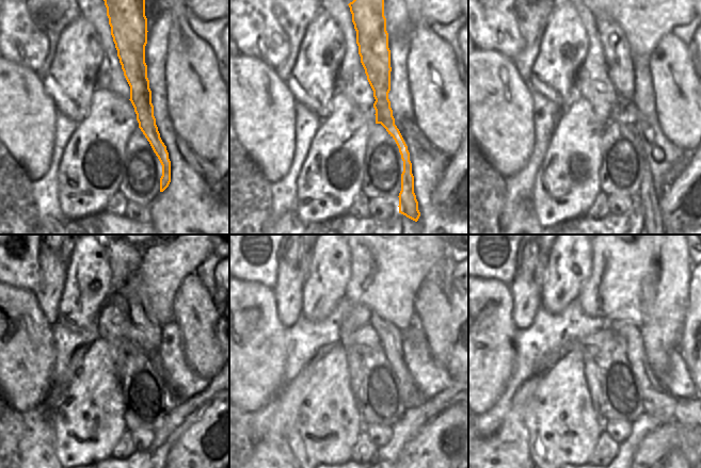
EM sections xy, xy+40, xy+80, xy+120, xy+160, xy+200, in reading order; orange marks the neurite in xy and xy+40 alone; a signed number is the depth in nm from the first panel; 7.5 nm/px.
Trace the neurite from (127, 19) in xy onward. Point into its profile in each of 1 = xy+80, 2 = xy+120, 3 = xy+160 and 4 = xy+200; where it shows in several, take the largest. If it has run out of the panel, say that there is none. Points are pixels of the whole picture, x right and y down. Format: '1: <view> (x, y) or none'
1: xy+80 (614, 41)
2: xy+120 (141, 319)
3: xy+160 (379, 324)
4: xy+200 (618, 325)

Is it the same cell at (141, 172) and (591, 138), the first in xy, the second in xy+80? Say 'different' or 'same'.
different

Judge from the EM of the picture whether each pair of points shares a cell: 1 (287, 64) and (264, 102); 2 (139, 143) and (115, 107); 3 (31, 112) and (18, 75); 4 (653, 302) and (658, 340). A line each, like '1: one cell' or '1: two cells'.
1: two cells
2: two cells
3: one cell
4: two cells

